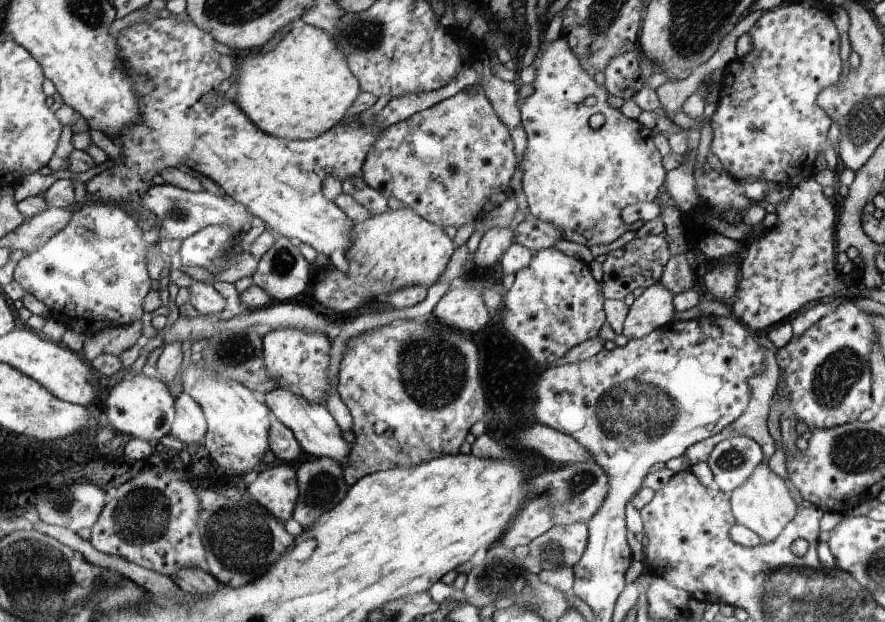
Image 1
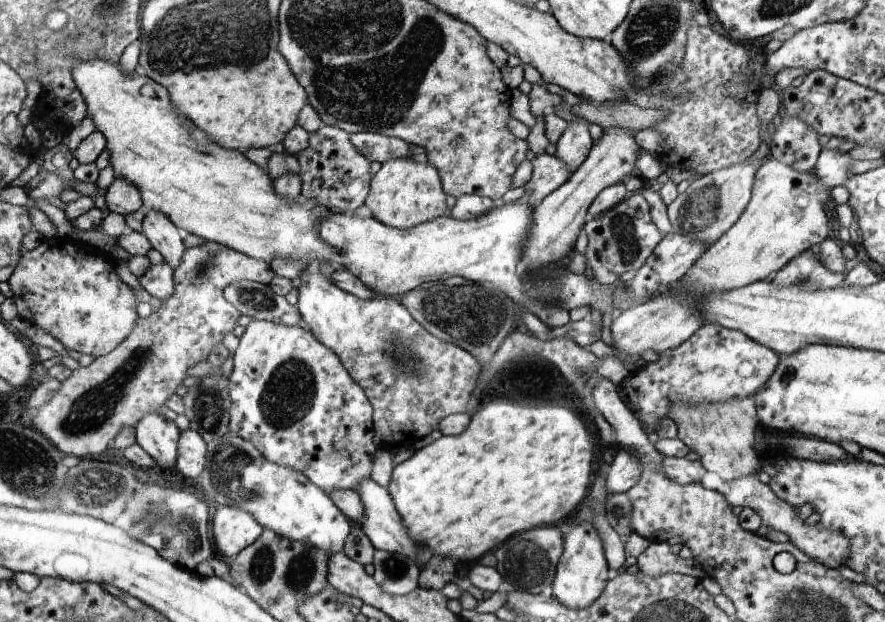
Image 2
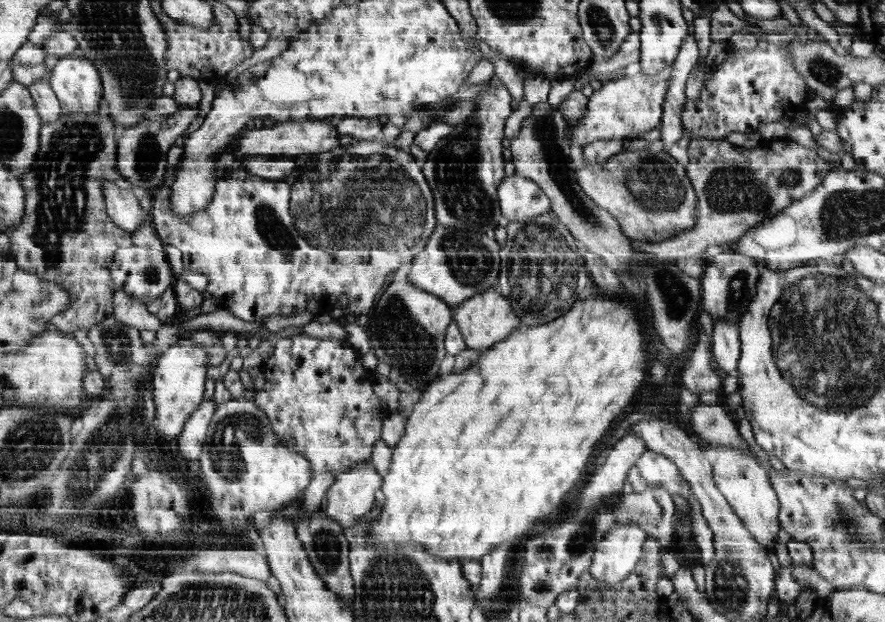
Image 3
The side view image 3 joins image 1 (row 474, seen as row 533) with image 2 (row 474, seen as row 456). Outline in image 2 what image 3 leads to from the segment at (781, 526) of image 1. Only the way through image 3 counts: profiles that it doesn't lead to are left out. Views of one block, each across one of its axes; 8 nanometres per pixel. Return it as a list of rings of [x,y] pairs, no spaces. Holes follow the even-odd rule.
[[[753,398],[731,400],[719,404],[701,404],[701,406],[683,406],[673,404],[667,414],[677,426],[677,438],[683,440],[691,452],[699,454],[699,462],[707,472],[715,472],[723,482],[733,482],[737,478],[749,478],[757,474],[759,460],[753,450],[753,438],[757,428],[757,404]]]

